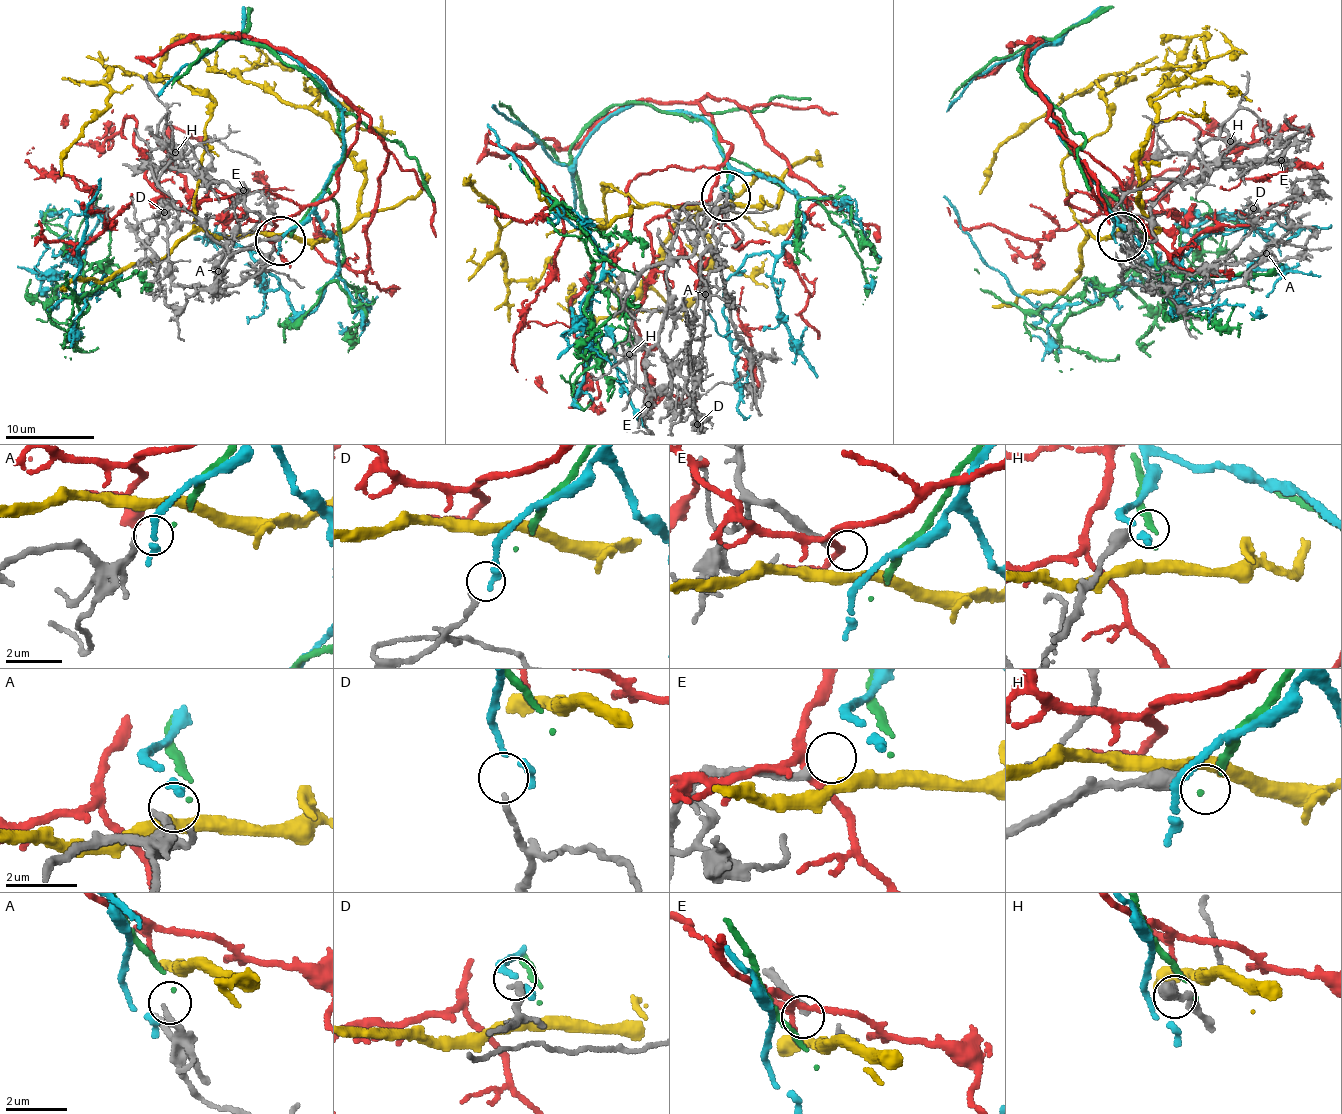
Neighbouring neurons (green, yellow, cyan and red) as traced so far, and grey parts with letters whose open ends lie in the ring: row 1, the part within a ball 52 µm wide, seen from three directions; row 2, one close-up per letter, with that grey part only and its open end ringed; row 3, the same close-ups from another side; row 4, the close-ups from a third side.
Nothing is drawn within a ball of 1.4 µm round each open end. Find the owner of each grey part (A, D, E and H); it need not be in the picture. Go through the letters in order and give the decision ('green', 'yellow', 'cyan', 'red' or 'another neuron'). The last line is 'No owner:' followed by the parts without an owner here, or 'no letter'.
A: green
D: cyan
E: another neuron
H: another neuron
No owner: E, H

